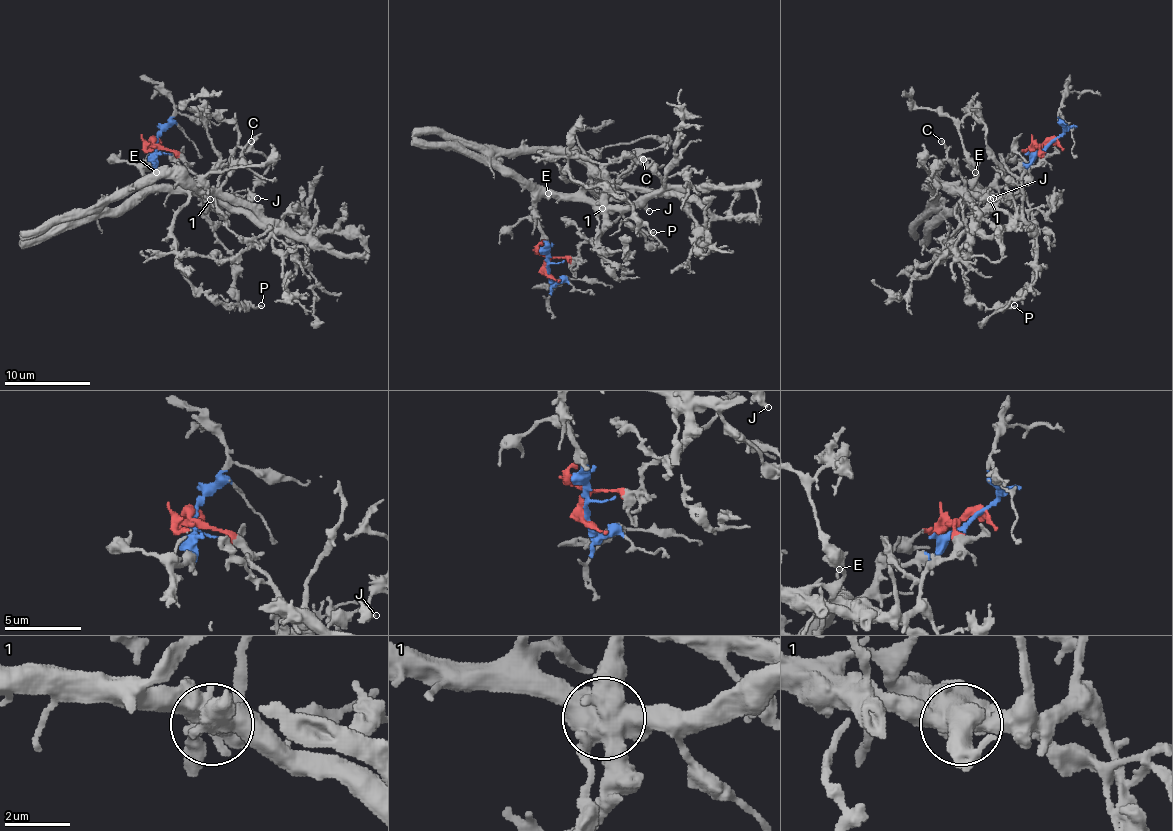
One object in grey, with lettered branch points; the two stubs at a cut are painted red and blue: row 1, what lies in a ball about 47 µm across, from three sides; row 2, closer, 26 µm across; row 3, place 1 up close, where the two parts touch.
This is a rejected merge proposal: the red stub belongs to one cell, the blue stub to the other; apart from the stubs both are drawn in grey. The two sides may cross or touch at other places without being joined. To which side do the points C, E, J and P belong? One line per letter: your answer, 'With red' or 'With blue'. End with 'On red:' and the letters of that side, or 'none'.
C: With red
E: With blue
J: With red
P: With blue
On red: C, J

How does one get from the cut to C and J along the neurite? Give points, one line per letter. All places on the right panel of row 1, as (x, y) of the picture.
C: (1051, 141), (1040, 145), (1040, 158), (1025, 171), (1019, 191), (1008, 199), (974, 197), (941, 141)
J: (1051, 141), (1040, 145), (1040, 158), (1025, 171), (1012, 197), (976, 199), (967, 195), (976, 201), (993, 197)

